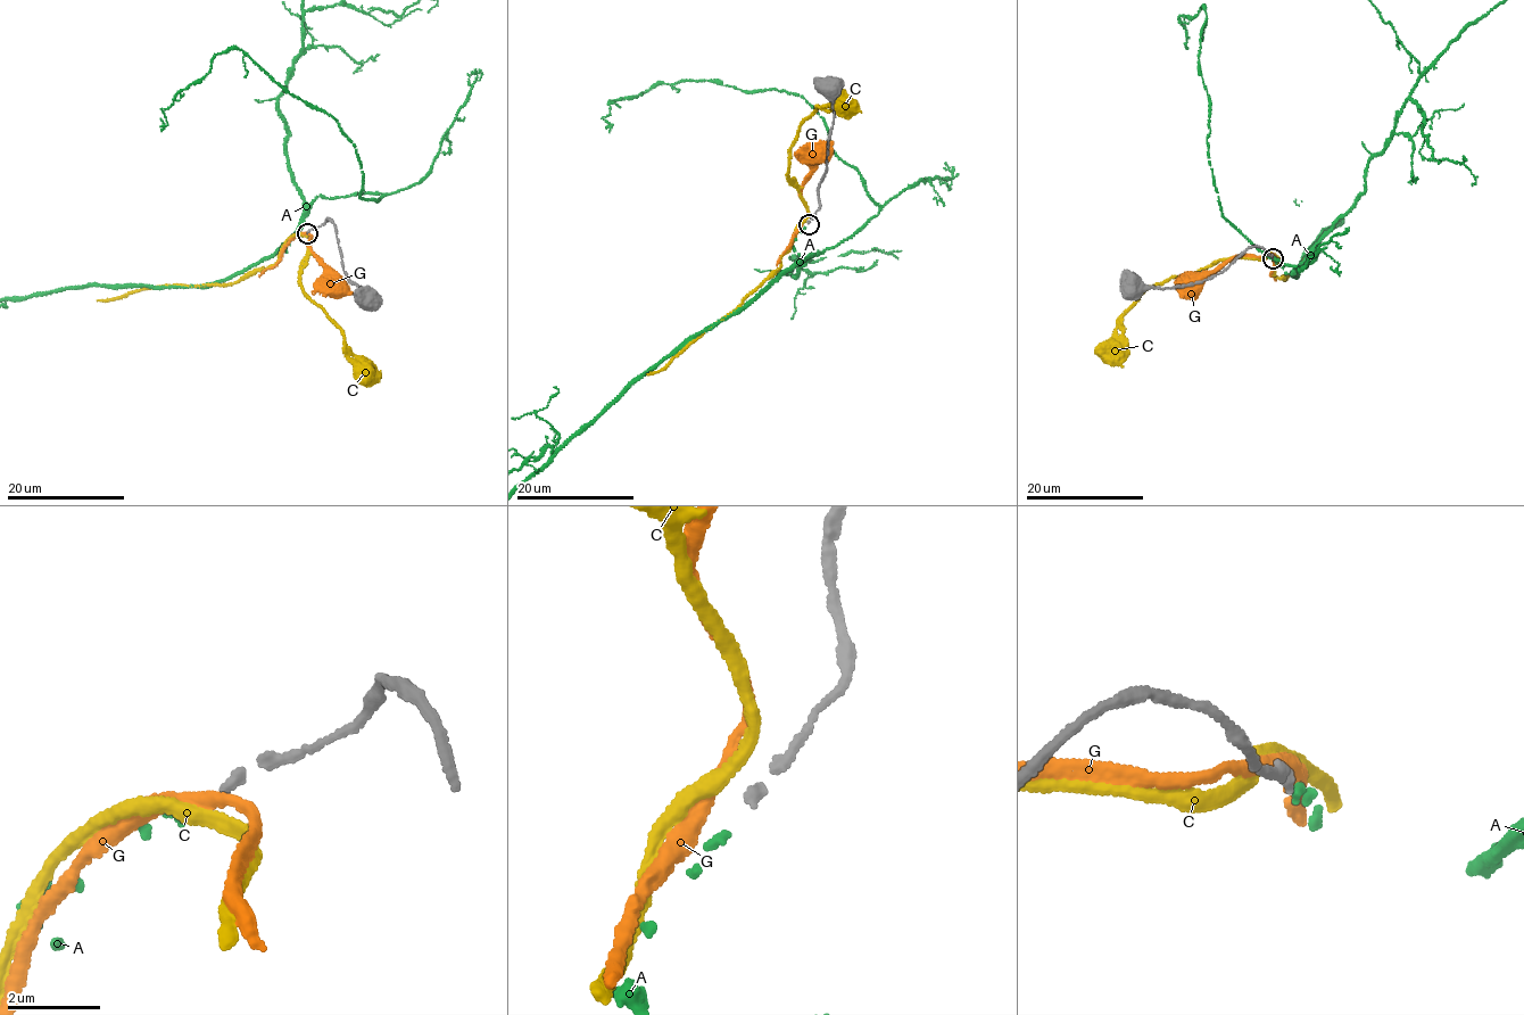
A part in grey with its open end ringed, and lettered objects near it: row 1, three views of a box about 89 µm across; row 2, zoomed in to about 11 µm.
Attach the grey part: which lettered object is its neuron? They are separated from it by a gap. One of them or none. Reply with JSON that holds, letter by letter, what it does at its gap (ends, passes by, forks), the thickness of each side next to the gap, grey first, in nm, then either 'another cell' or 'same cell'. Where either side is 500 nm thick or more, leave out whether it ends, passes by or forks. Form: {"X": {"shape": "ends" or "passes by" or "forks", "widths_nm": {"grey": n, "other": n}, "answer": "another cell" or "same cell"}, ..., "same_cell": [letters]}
{"A": {"shape": "ends", "widths_nm": {"grey": 170, "other": 140}, "answer": "same cell"}, "C": {"shape": "passes by", "widths_nm": {"grey": 170, "other": 320}, "answer": "another cell"}, "G": {"shape": "passes by", "widths_nm": {"grey": 170, "other": 280}, "answer": "another cell"}, "same_cell": ["A"]}

